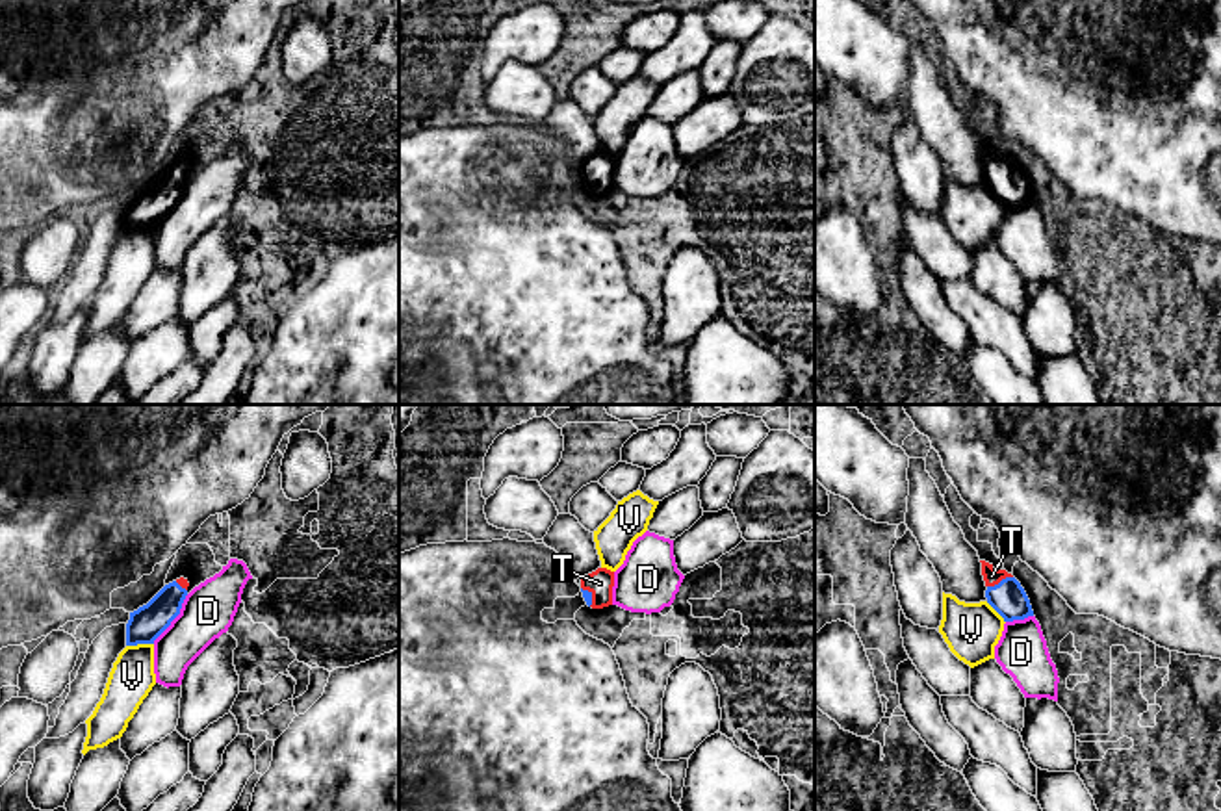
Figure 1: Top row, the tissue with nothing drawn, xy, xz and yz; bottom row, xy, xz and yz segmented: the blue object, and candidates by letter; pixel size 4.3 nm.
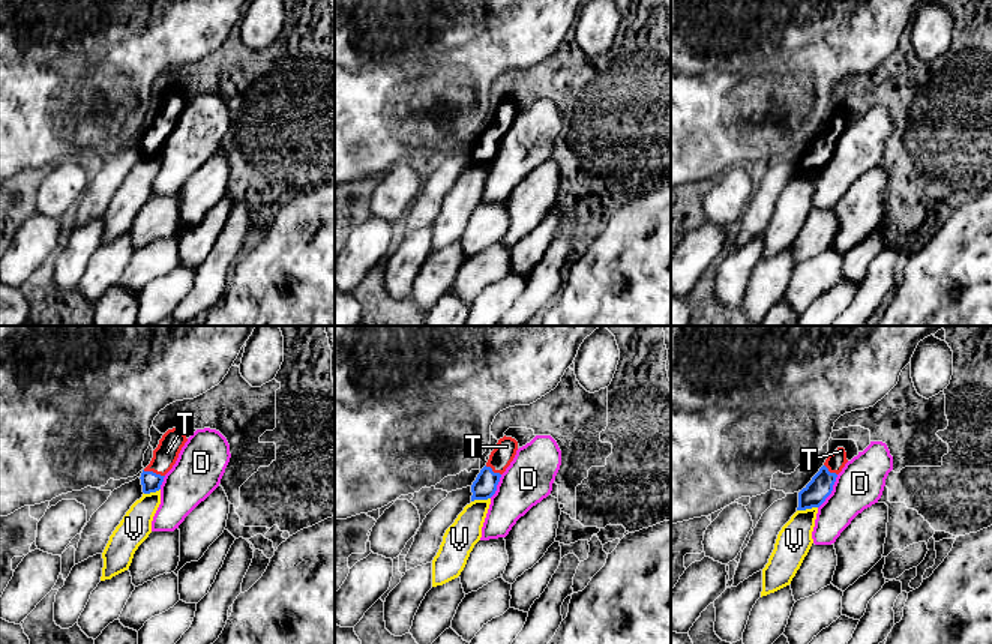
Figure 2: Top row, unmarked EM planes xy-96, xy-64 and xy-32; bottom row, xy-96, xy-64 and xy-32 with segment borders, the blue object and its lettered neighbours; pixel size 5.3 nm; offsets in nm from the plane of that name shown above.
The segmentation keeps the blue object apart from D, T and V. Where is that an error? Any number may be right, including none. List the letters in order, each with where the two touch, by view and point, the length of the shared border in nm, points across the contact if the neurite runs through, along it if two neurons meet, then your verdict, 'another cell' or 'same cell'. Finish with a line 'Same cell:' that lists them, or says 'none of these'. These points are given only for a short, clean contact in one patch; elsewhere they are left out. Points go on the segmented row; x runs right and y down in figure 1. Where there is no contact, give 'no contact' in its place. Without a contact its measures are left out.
D: xy (175, 617) | 260 nm | another cell
T: yz (1001, 581) | 120 nm | across yz (1008, 598), (1001, 581), (991, 576) | same cell
V: xy (140, 643) | 120 nm | another cell
Same cell: T

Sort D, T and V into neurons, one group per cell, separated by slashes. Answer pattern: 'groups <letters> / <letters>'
groups D / T / V

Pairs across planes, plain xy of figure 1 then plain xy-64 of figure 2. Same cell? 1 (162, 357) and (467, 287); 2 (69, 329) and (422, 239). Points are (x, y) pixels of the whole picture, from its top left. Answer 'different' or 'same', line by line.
1: same
2: same

